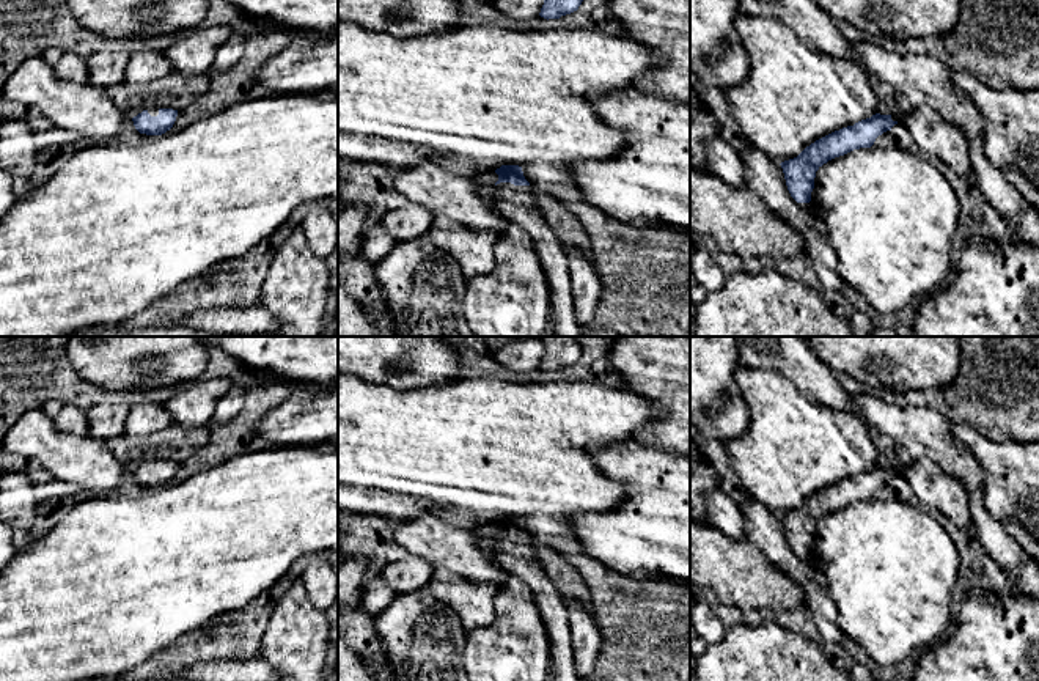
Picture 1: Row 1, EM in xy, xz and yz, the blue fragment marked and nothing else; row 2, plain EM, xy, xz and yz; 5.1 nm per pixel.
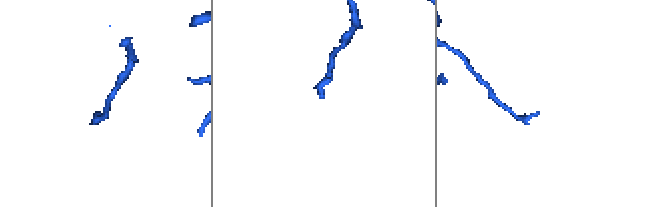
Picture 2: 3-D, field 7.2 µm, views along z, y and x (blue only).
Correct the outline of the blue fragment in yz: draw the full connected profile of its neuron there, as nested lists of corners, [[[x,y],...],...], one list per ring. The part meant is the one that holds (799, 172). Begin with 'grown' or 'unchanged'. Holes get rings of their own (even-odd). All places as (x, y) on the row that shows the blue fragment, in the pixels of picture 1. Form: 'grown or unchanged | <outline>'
grown | [[[876,113],[854,126],[843,127],[816,140],[797,157],[781,162],[780,165],[791,197],[802,204],[802,209],[813,209],[810,201],[816,171],[835,157],[854,149],[871,148],[879,135],[891,131],[899,121],[902,121],[902,115],[899,113]]]

